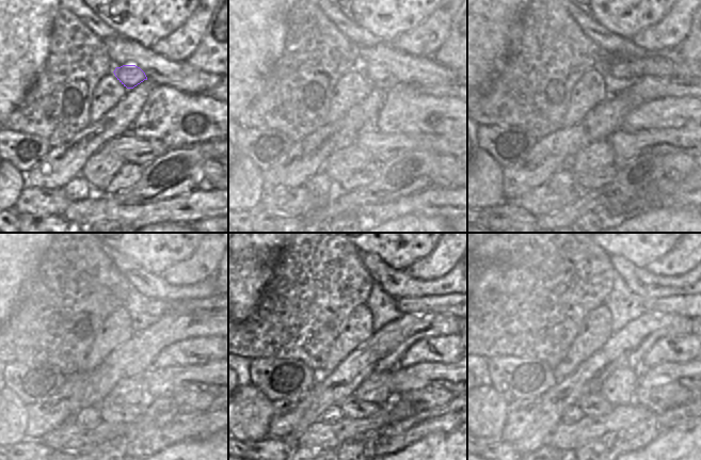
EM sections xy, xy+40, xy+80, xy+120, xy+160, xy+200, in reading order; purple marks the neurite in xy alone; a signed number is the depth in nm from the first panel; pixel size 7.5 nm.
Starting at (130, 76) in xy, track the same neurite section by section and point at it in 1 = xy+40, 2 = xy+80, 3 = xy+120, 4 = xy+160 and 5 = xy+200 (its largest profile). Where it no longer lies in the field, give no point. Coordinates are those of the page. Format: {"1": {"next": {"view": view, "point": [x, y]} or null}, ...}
{"1": {"next": {"view": "xy+40", "point": [375, 74]}}, "2": {"next": {"view": "xy+80", "point": [618, 68]}}, "3": {"next": {"view": "xy+120", "point": [205, 306]}}, "4": {"next": {"view": "xy+160", "point": [443, 304]}}, "5": {"next": {"view": "xy+200", "point": [684, 305]}}}

